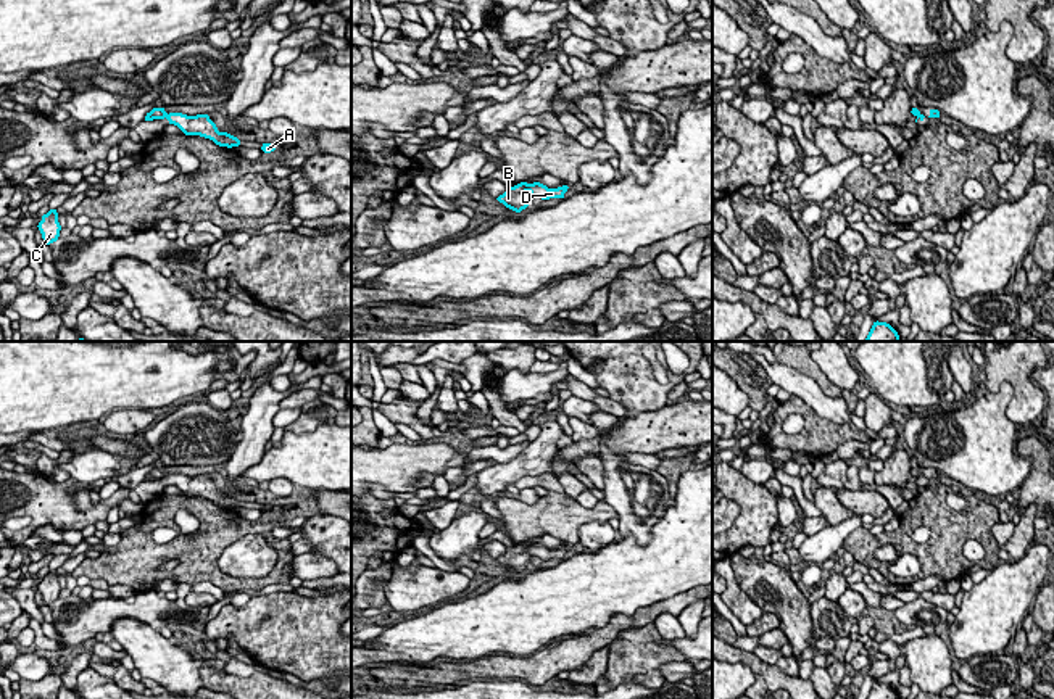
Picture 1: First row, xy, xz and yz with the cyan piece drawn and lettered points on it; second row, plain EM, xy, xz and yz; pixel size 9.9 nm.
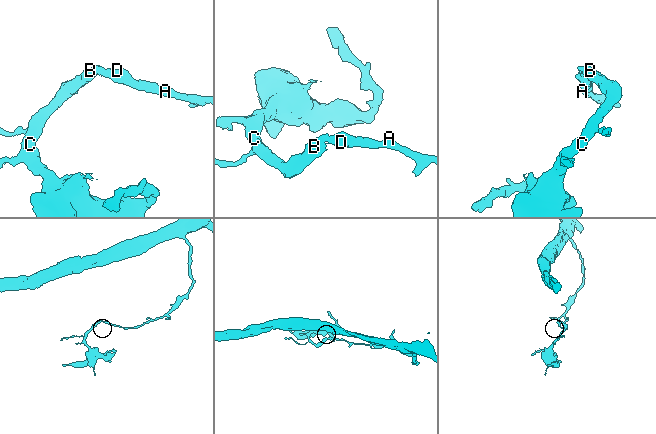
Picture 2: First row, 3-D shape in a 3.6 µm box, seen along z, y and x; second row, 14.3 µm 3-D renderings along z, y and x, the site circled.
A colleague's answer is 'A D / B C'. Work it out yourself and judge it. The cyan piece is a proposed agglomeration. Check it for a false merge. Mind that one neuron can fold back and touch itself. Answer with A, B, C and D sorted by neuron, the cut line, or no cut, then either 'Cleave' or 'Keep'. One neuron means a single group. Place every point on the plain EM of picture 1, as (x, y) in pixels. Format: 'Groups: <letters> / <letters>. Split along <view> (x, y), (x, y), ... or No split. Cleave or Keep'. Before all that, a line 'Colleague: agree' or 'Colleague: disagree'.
Colleague: agree
Groups: A D / B C. Split along xz (529, 545), (524, 551). Cleave

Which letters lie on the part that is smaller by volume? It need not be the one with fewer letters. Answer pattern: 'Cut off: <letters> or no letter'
Cut off: B, C

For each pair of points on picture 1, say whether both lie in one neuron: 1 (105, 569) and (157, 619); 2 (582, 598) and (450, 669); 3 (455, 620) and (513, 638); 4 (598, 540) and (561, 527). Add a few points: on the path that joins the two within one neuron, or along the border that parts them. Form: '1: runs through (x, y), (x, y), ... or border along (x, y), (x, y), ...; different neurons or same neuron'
1: border along (152, 587), (137, 593); different neurons
2: border along (493, 653), (484, 657), (445, 661); different neurons
3: runs through (469, 625), (498, 625); same neuron
4: border along (606, 521), (585, 522), (579, 529), (577, 541); different neurons

